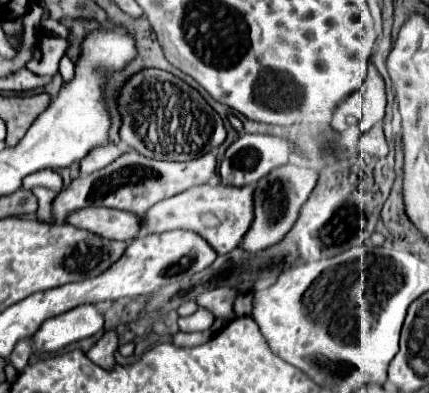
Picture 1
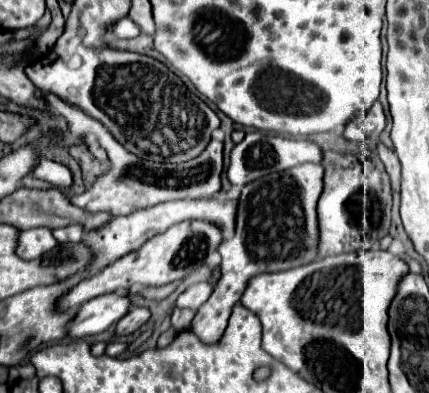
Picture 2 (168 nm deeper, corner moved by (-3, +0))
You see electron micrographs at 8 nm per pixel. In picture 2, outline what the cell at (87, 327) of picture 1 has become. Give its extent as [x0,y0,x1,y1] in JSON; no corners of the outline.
[70,292,130,338]

